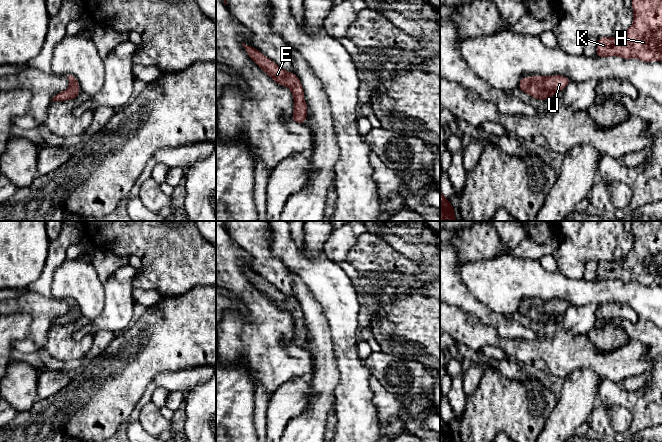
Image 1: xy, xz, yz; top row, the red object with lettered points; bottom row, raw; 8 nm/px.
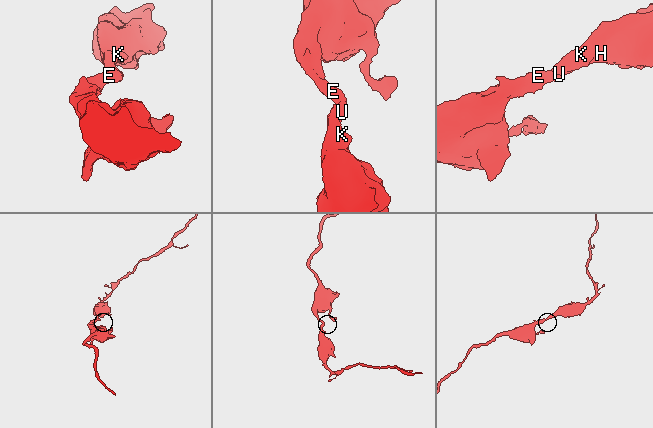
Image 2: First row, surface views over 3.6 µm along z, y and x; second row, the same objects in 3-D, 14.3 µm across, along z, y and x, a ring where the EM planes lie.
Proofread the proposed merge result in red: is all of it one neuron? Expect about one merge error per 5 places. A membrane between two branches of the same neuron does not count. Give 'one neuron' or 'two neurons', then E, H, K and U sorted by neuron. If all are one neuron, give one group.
one neuron | E H K U

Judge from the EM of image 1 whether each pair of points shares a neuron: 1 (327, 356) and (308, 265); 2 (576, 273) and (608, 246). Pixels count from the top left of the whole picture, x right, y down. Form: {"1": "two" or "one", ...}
{"1": "two", "2": "one"}

